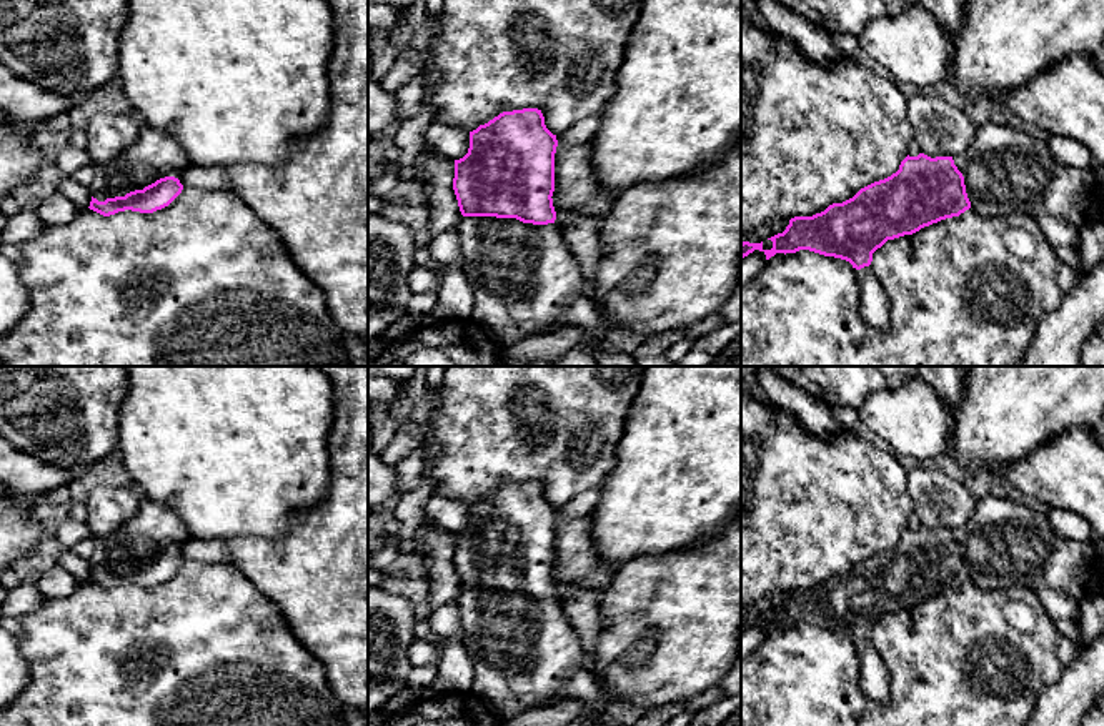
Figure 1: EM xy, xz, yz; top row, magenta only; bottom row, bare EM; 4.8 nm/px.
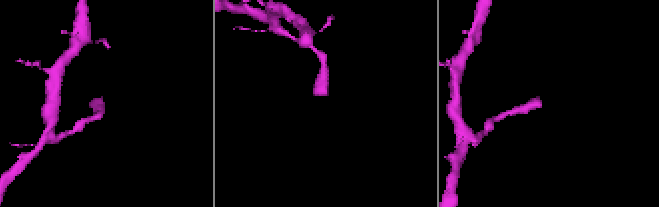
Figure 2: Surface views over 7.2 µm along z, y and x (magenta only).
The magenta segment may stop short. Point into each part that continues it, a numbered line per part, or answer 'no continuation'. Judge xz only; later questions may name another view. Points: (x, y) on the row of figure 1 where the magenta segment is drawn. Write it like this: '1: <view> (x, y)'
1: xz (525, 280)

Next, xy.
1: xy (154, 155)

